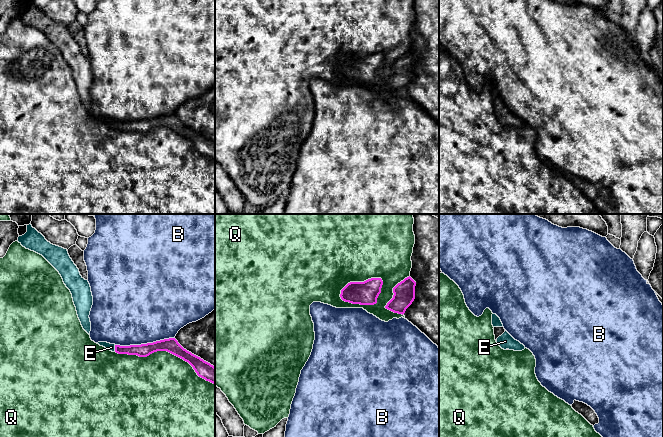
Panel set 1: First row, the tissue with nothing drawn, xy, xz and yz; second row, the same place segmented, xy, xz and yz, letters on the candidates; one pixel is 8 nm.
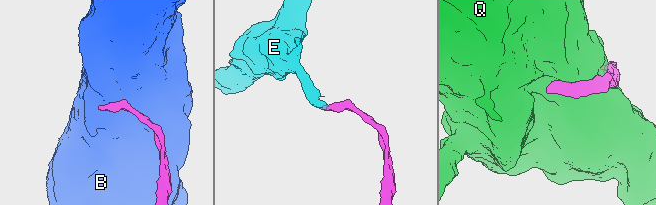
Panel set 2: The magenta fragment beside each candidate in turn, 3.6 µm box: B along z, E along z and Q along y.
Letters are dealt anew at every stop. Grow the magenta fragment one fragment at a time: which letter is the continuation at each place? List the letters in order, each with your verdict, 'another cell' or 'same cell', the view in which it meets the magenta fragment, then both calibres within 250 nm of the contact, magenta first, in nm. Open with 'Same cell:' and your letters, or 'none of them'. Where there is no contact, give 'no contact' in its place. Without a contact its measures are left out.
Same cell: E
B: another cell | xy | 120/480 nm
E: same cell | xy | 110/60 nm
Q: another cell | xz | 190/460 nm

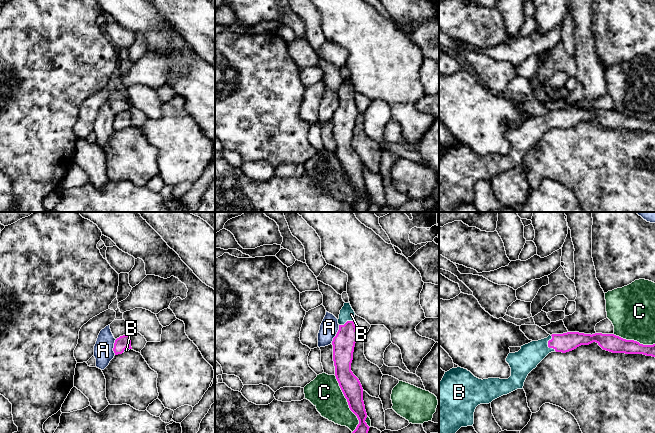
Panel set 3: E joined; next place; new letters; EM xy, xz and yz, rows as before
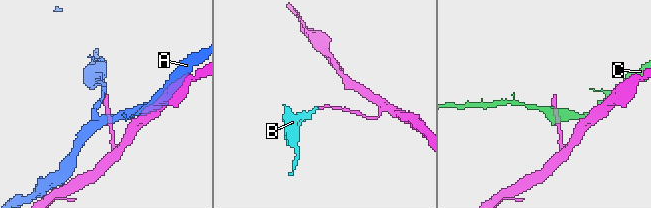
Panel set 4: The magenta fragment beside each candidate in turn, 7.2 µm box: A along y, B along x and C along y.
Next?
Same cell: B
A: another cell | xz | 180/150 nm
B: same cell | yz | 150/190 nm
C: another cell | xz | 160/260 nm

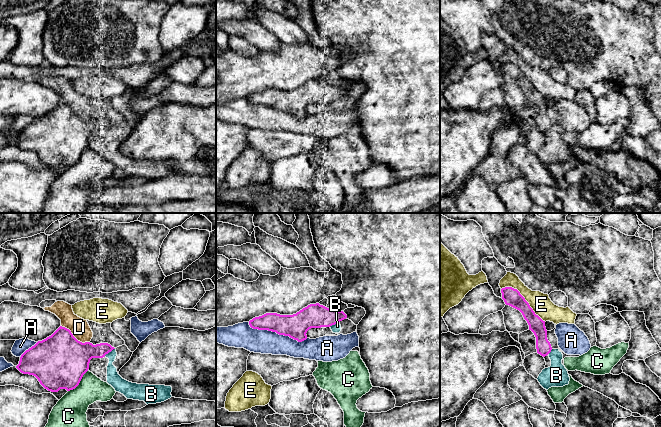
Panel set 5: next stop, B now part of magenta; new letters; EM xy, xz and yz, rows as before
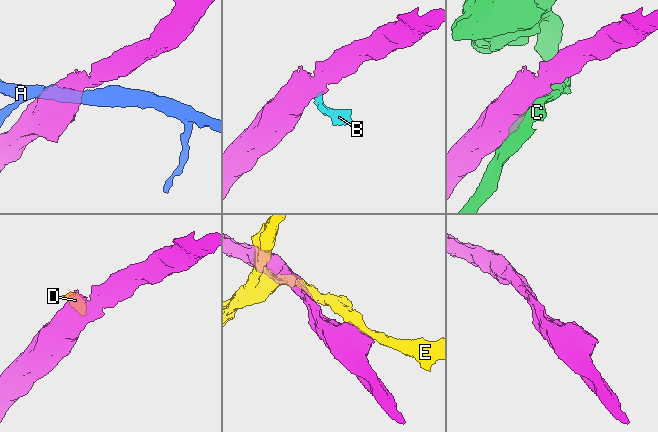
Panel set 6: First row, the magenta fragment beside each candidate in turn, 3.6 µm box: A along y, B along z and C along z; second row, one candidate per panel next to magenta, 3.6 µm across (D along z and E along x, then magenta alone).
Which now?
Same cell: none of them
A: another cell | xz | 200/190 nm
B: another cell | xy | 200/110 nm
C: another cell | xy | 440/260 nm
D: another cell | xy | 440/150 nm
E: another cell | yz | 140/160 nm

